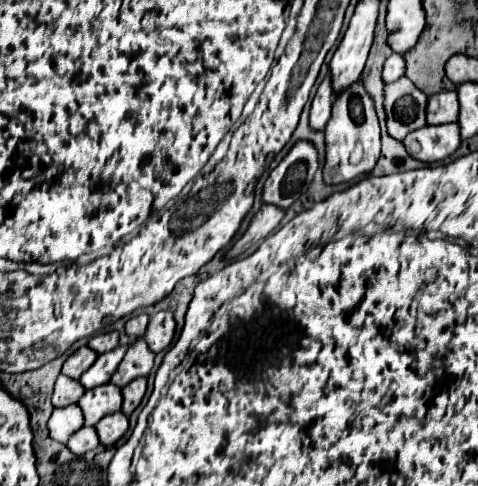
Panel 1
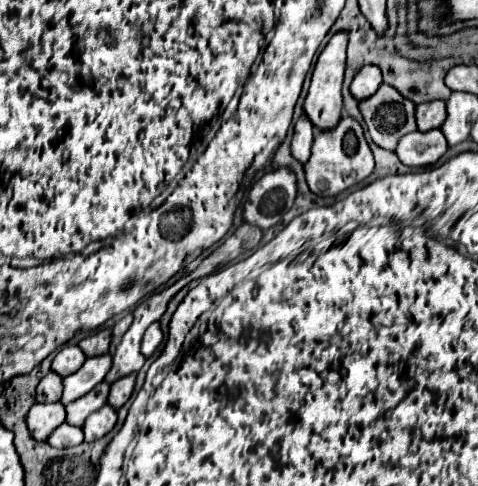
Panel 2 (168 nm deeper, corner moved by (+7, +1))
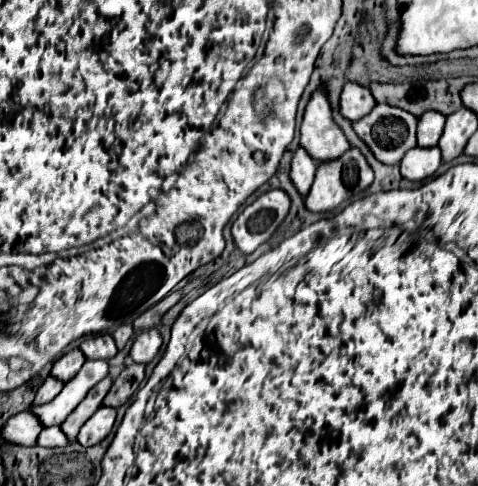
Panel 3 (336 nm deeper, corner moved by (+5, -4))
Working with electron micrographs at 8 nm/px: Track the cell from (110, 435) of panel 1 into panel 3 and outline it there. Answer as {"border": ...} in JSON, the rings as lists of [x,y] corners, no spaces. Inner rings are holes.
{"border":[[[100,406],[86,420],[86,424],[82,426],[82,430],[78,432],[78,442],[82,446],[94,446],[94,444],[102,442],[110,434],[110,430],[114,426],[114,420],[116,420],[116,410],[108,408],[108,406]]]}

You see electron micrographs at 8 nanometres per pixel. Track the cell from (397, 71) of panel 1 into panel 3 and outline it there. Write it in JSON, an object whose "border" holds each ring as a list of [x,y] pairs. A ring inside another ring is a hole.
{"border":[[[348,82],[342,90],[340,96],[340,114],[350,120],[356,122],[358,118],[364,118],[366,114],[370,114],[370,110],[376,106],[372,94],[368,88],[358,86],[354,82]]]}

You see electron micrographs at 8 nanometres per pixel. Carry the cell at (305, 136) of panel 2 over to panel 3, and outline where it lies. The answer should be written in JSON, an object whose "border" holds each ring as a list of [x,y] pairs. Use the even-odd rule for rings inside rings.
{"border":[[[298,148],[294,158],[292,158],[292,170],[290,170],[290,180],[294,182],[296,190],[306,196],[310,192],[312,180],[316,174],[316,162],[302,150]]]}

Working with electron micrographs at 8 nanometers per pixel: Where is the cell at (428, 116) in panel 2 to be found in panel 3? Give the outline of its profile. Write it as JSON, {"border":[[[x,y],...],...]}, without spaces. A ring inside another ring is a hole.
{"border":[[[426,112],[418,120],[418,146],[422,148],[432,148],[438,144],[442,130],[444,130],[444,120],[446,116],[438,112]]]}

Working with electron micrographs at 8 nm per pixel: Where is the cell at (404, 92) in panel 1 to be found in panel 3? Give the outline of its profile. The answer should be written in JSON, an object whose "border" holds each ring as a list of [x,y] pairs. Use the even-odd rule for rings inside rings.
{"border":[[[376,104],[372,112],[362,120],[358,120],[352,128],[358,134],[358,138],[366,142],[366,146],[372,150],[378,162],[394,166],[394,164],[400,164],[402,156],[416,146],[416,124],[418,124],[418,118],[414,114],[388,104]]]}

